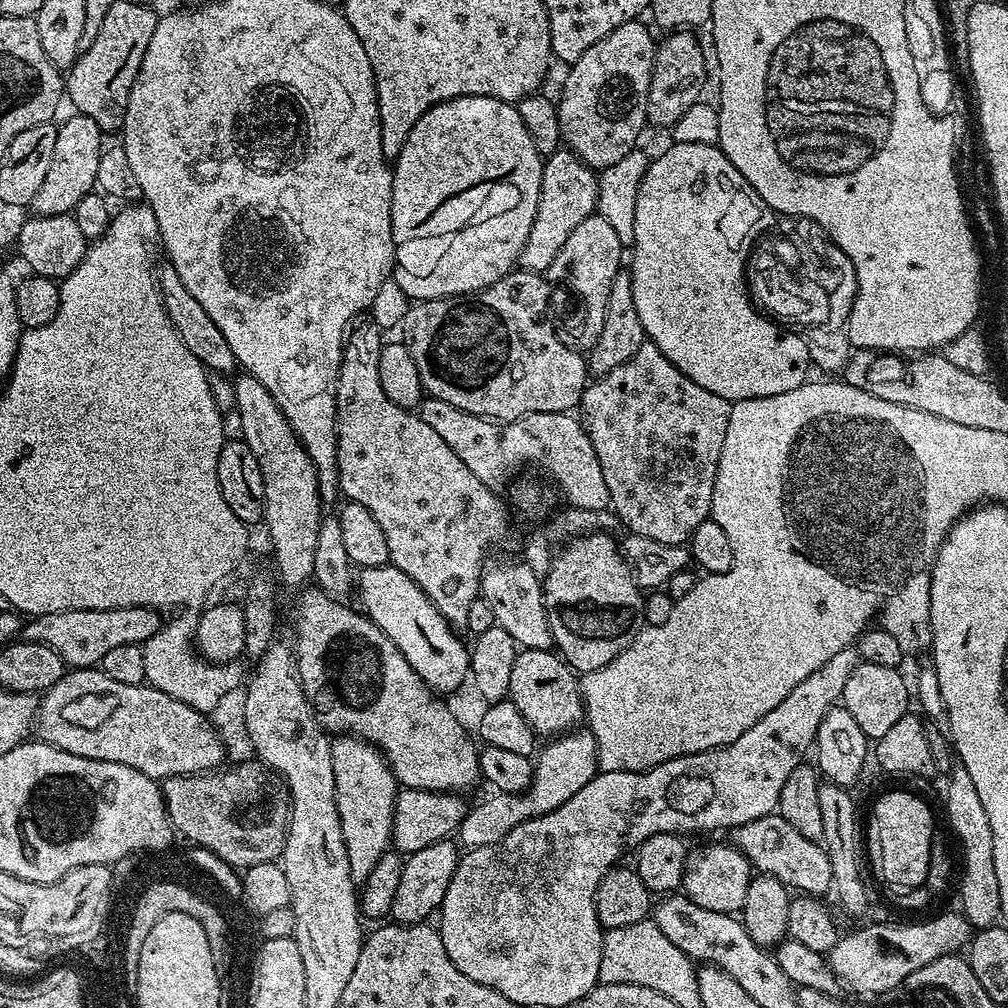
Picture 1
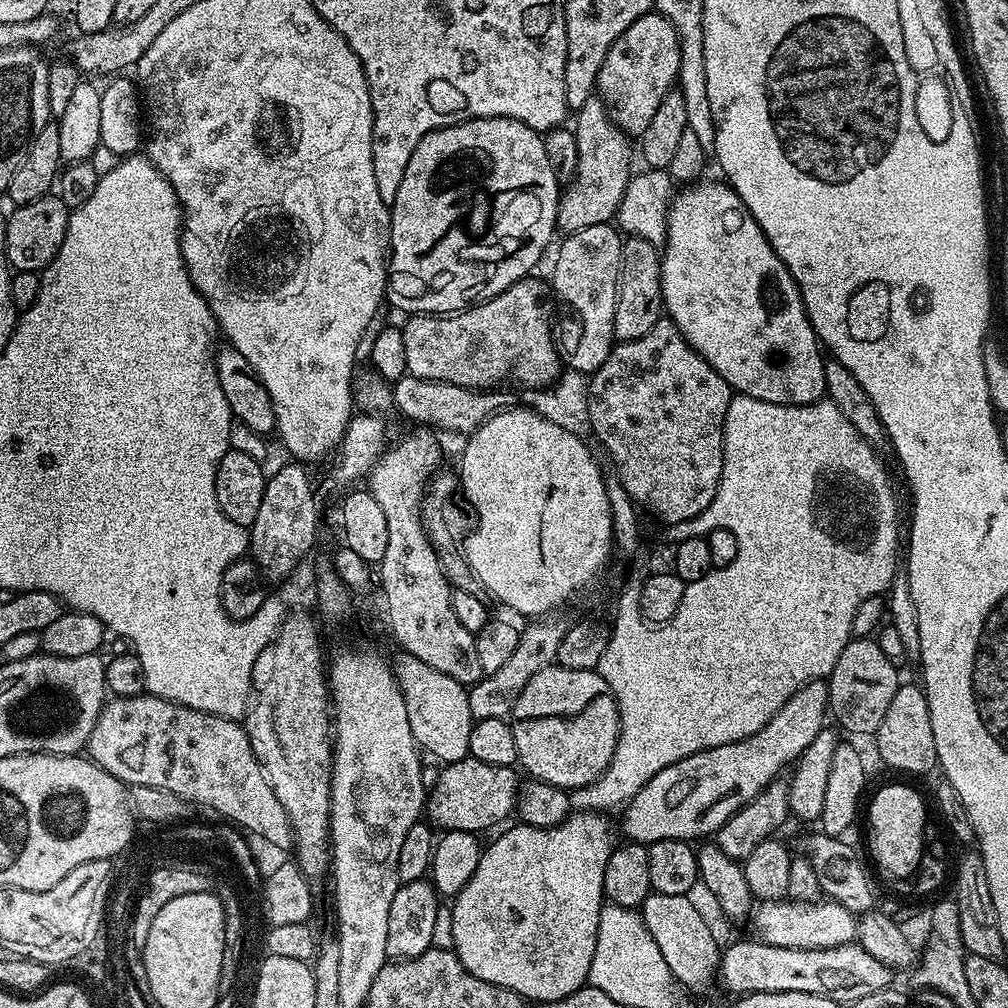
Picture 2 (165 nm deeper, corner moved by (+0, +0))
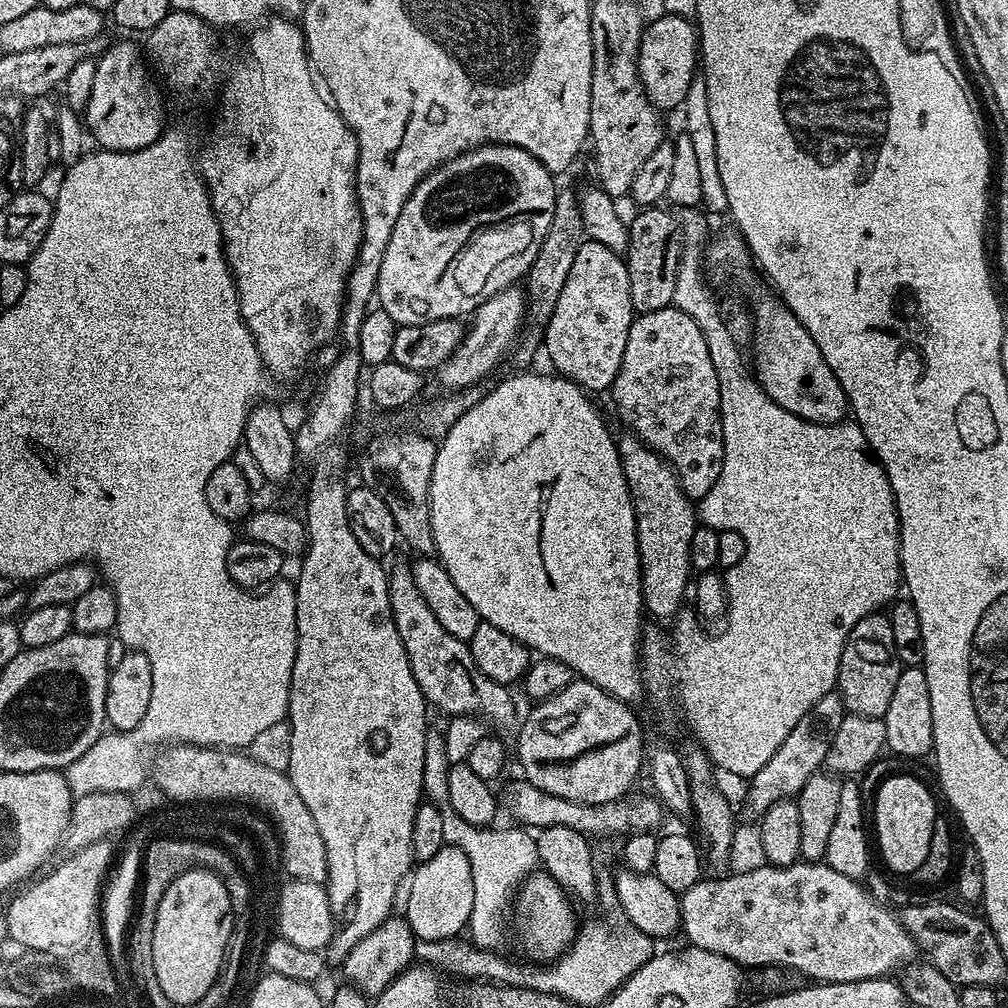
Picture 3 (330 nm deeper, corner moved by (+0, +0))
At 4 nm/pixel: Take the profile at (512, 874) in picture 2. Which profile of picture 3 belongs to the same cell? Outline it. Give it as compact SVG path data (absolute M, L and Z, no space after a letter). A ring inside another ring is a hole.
M537 870L528 877L520 886L520 891L516 893L514 901L514 928L516 924L516 940L520 943L520 948L529 956L532 962L555 962L567 952L568 947L576 939L578 931L578 921L576 922L576 912L573 901L554 878L550 878L548 873Z

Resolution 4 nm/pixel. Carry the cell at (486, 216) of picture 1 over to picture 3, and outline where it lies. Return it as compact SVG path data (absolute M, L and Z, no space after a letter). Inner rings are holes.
M483 144L481 148L472 148L469 152L450 158L445 164L440 164L433 172L426 174L418 186L406 198L406 206L402 206L402 214L398 214L398 222L394 222L394 234L390 234L390 242L386 246L386 254L382 258L382 270L378 270L375 299L379 307L390 314L390 318L401 324L425 324L431 320L451 320L475 312L477 306L486 302L494 294L504 288L513 287L517 282L527 277L530 266L542 246L542 238L546 238L546 230L550 230L550 222L554 218L554 202L558 191L557 185L552 185L553 173L544 169L544 164L538 162L526 150L514 148L509 144Z

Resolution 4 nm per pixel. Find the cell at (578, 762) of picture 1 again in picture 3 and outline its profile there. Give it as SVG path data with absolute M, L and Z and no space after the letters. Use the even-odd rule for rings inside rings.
M445 844L434 858L419 861L407 881L407 888L406 919L417 941L450 940L467 929L470 910L474 910L474 878L470 875L470 860L458 846Z

